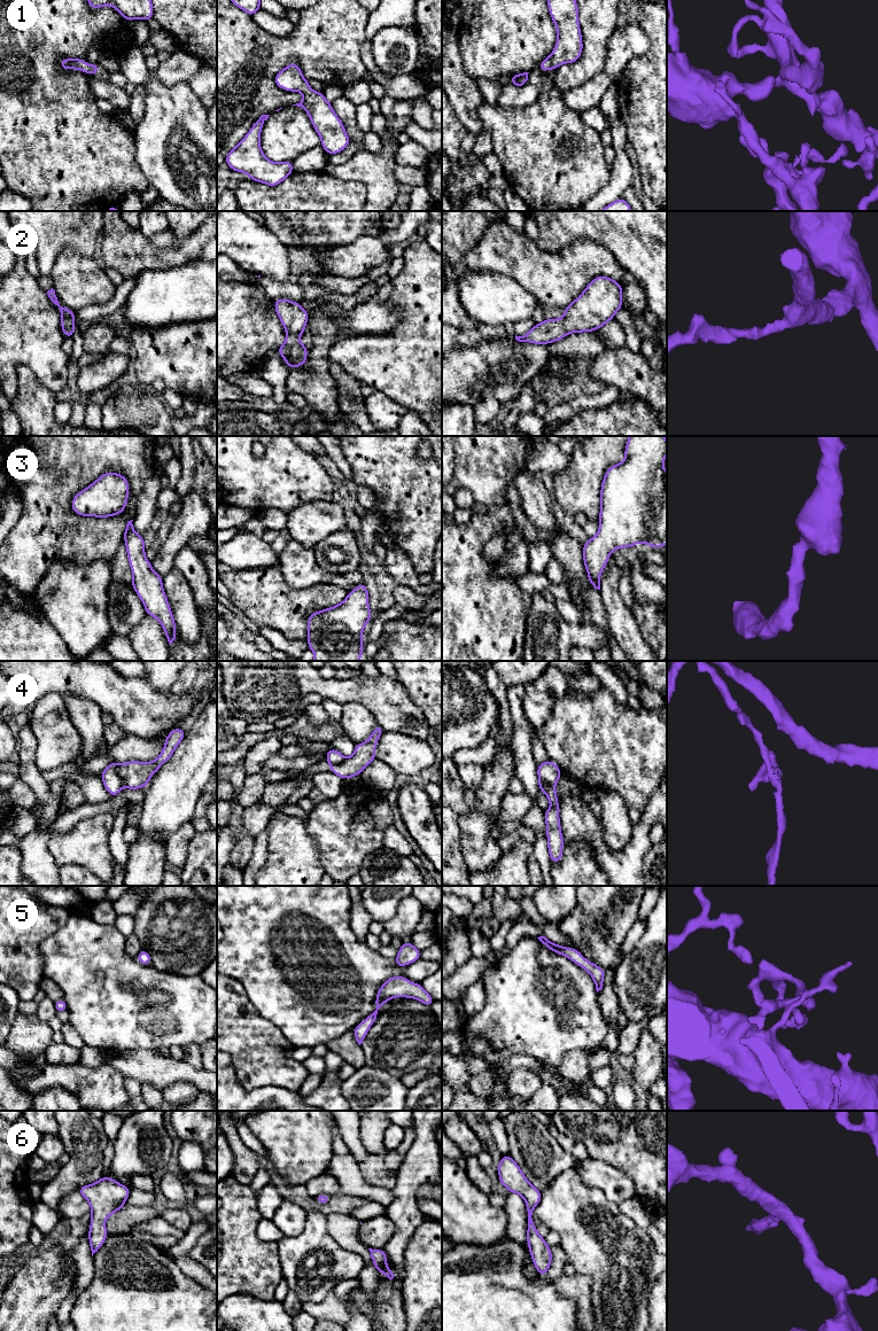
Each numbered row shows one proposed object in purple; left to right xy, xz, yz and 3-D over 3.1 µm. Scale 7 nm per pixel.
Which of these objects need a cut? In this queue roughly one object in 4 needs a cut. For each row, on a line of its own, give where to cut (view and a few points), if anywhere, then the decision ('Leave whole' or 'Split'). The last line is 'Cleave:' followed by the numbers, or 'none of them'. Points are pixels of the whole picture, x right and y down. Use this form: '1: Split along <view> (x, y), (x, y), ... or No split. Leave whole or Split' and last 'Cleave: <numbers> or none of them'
1: No split. Leave whole
2: No split. Leave whole
3: No split. Leave whole
4: Split along xy (116, 764), (116, 771), (123, 783). Split
5: No split. Leave whole
6: No split. Leave whole
Cleave: 4

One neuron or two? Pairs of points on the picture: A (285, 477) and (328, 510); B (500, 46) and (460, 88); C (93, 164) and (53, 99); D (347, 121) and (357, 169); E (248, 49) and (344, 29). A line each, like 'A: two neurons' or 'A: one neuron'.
A: two neurons
B: two neurons
C: one neuron
D: one neuron
E: one neuron

